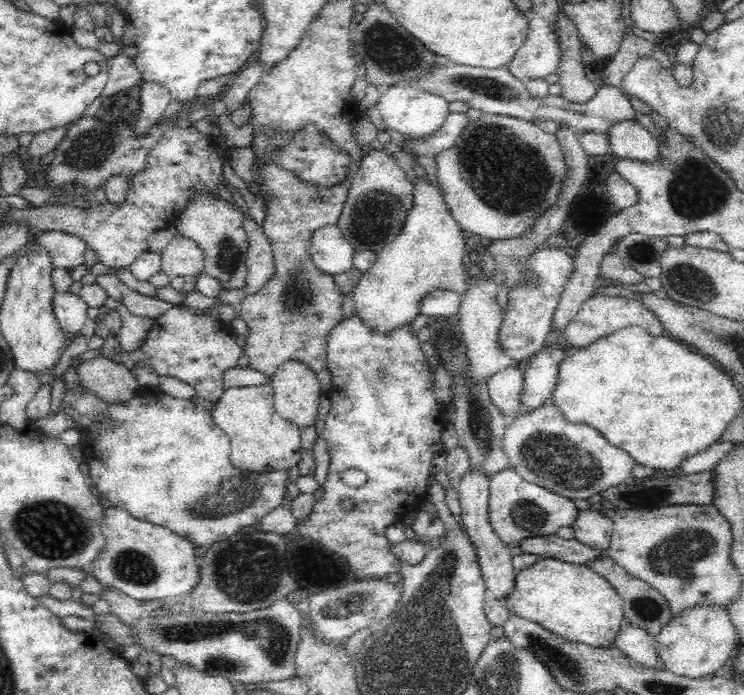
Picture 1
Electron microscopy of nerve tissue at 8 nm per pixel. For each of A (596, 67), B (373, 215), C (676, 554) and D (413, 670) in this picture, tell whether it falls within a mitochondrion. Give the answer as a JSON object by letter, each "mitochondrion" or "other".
{"A":"other","B":"mitochondrion","C":"mitochondrion","D":"mitochondrion"}

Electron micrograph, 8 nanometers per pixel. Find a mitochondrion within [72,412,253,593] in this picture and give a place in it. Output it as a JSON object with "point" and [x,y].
{"point":[131,566]}

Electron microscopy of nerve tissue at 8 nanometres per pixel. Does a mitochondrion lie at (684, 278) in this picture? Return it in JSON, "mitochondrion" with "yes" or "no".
{"mitochondrion":"yes"}

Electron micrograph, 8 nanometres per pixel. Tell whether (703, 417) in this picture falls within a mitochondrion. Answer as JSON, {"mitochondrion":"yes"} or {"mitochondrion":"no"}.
{"mitochondrion":"no"}

